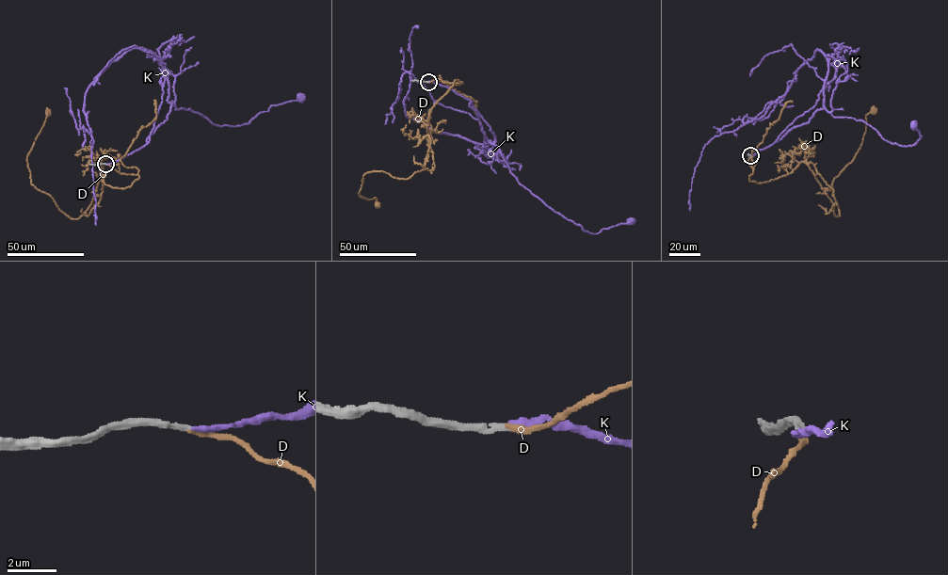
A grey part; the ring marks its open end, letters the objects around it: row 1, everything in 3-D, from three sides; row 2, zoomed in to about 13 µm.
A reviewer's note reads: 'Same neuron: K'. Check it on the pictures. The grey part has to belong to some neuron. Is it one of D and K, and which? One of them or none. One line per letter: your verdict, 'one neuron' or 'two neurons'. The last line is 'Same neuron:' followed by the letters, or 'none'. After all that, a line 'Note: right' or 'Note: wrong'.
D: two neurons
K: one neuron
Same neuron: K
Note: right

